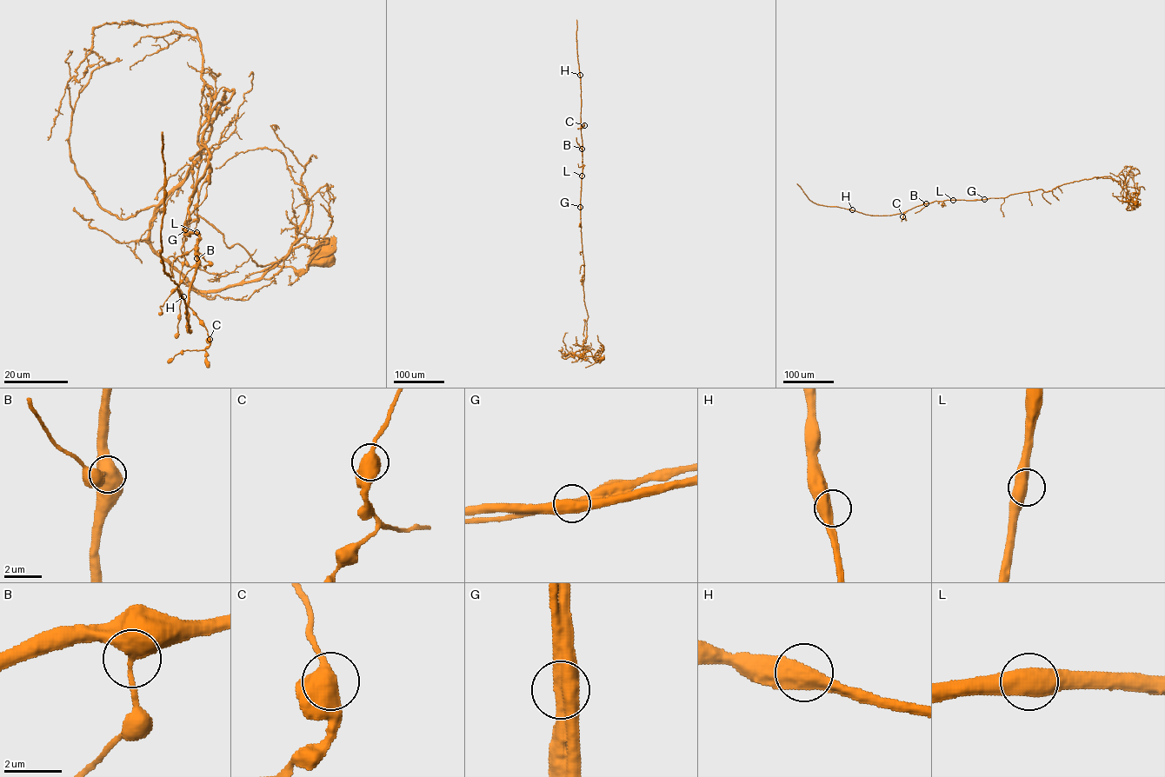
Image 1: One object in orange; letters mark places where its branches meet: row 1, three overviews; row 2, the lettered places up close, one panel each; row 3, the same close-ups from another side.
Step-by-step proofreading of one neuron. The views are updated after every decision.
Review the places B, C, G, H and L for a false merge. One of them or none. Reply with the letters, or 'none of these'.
G

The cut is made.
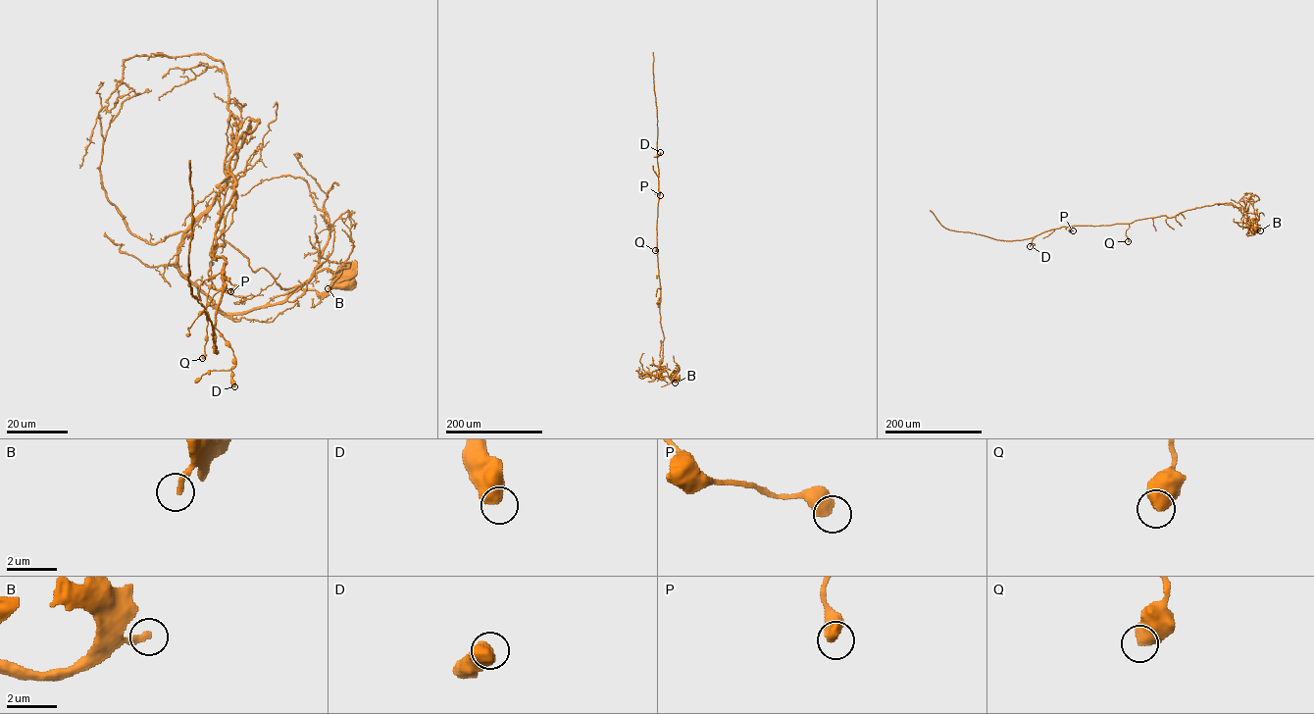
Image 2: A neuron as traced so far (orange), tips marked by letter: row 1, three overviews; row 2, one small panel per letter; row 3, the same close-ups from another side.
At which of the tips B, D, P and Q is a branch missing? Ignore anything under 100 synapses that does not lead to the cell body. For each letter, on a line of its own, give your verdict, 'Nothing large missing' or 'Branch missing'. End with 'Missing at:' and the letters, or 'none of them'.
B: Nothing large missing
D: Nothing large missing
P: Nothing large missing
Q: Nothing large missing
Missing at: none of them

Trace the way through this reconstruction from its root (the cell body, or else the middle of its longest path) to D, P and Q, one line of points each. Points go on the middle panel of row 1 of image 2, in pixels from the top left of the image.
D: (677, 378), (676, 382), (671, 380), (666, 371), (658, 368), (664, 338), (657, 243), (660, 152)
P: (677, 378), (676, 382), (671, 380), (666, 371), (658, 368), (664, 338), (657, 243), (660, 195)
Q: (677, 378), (676, 382), (671, 380), (666, 371), (658, 368), (664, 336), (655, 250)

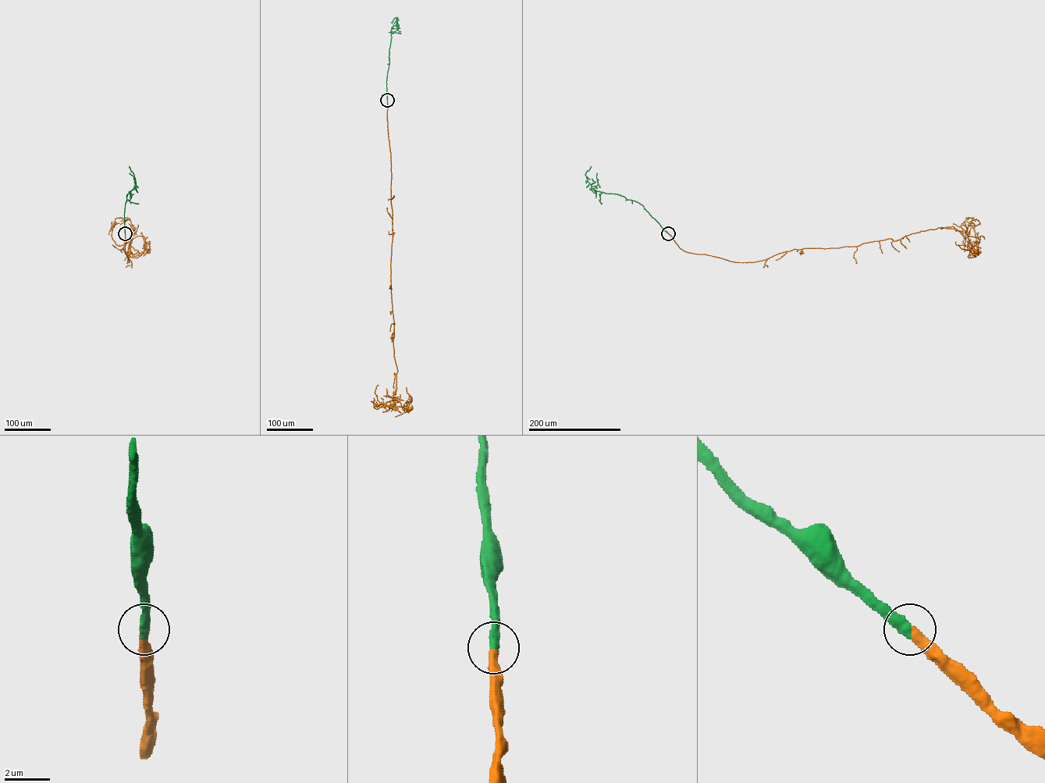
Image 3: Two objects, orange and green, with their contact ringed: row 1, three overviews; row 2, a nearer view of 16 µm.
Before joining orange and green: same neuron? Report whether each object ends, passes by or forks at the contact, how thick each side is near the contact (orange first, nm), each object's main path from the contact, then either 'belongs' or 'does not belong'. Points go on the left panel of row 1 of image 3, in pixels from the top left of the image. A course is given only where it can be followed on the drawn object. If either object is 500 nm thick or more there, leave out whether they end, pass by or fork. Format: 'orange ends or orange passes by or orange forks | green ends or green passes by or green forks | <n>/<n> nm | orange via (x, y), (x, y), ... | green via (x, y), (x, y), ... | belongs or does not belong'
orange ends | green ends | 420/480 nm | orange via (125, 233), (125, 252), (129, 262), (130, 248), (128, 247), (134, 227), (129, 245), (139, 253), (147, 251) | green via (125, 233), (126, 194), (135, 183), (133, 174), (129, 165) | belongs

